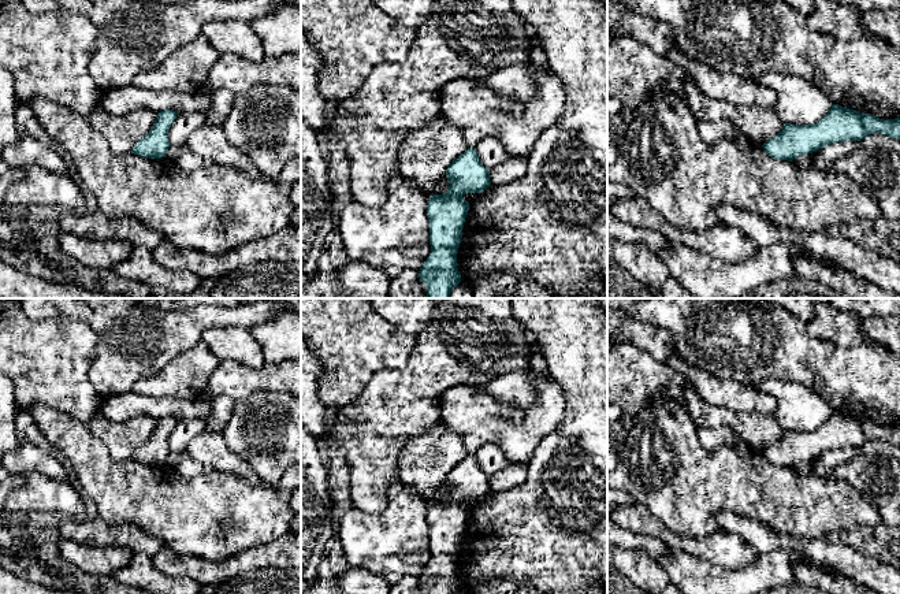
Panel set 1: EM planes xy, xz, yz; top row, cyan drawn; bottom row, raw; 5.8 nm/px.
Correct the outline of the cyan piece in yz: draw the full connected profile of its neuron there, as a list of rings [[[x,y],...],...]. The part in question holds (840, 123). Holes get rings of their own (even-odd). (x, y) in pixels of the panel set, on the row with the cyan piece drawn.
[[[833,104],[817,123],[804,126],[784,123],[782,130],[762,148],[773,159],[792,162],[830,144],[860,141],[875,133],[900,140],[900,118],[885,120]]]

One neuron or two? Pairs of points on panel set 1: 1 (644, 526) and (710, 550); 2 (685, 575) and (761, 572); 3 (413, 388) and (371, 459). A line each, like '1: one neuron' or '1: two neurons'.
1: one neuron
2: one neuron
3: one neuron

